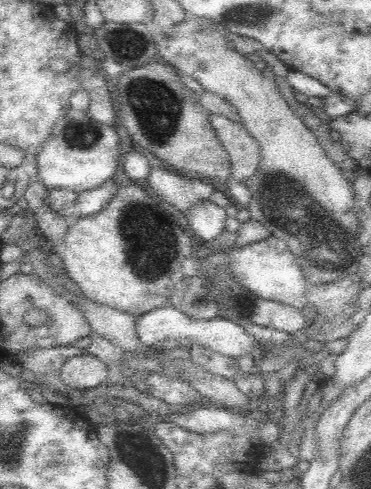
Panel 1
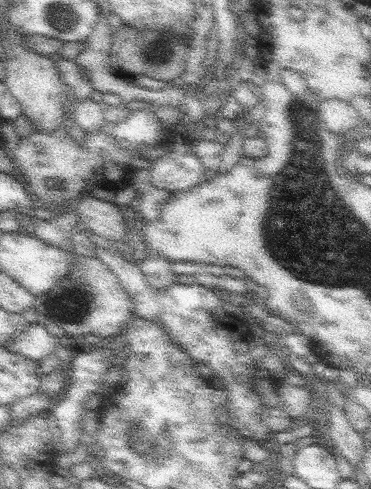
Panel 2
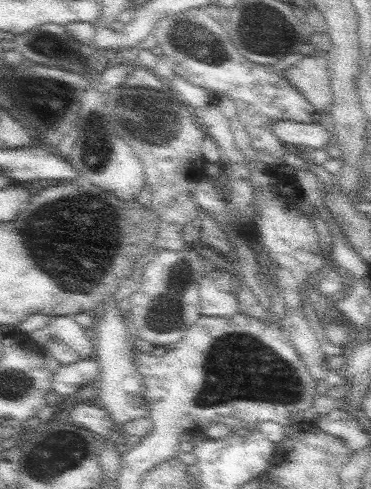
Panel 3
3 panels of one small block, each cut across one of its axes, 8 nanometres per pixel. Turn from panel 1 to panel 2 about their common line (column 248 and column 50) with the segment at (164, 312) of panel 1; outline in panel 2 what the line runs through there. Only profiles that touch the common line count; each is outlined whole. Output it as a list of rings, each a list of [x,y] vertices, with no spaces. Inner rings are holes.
[[[33,324],[25,328],[23,332],[15,334],[15,338],[9,342],[9,352],[23,354],[29,360],[41,362],[47,356],[53,356],[59,348],[59,338],[49,334],[45,330],[45,324]]]

